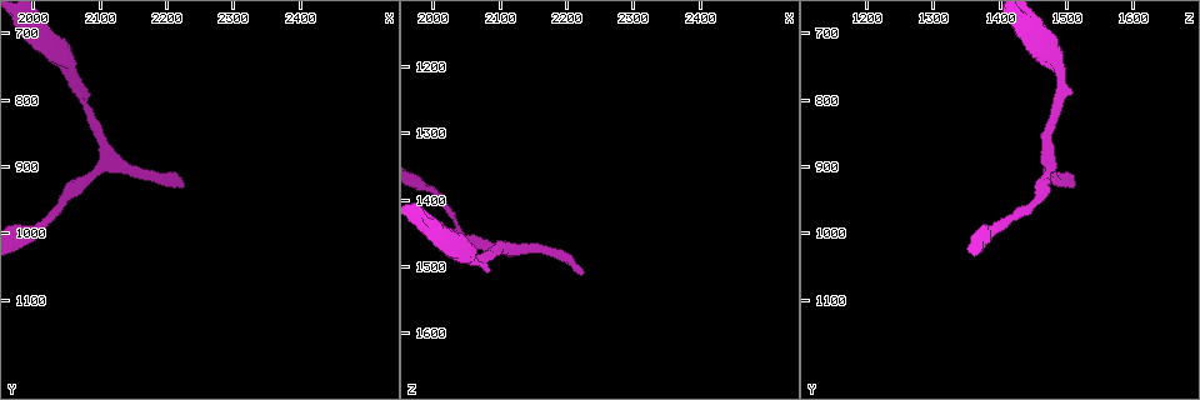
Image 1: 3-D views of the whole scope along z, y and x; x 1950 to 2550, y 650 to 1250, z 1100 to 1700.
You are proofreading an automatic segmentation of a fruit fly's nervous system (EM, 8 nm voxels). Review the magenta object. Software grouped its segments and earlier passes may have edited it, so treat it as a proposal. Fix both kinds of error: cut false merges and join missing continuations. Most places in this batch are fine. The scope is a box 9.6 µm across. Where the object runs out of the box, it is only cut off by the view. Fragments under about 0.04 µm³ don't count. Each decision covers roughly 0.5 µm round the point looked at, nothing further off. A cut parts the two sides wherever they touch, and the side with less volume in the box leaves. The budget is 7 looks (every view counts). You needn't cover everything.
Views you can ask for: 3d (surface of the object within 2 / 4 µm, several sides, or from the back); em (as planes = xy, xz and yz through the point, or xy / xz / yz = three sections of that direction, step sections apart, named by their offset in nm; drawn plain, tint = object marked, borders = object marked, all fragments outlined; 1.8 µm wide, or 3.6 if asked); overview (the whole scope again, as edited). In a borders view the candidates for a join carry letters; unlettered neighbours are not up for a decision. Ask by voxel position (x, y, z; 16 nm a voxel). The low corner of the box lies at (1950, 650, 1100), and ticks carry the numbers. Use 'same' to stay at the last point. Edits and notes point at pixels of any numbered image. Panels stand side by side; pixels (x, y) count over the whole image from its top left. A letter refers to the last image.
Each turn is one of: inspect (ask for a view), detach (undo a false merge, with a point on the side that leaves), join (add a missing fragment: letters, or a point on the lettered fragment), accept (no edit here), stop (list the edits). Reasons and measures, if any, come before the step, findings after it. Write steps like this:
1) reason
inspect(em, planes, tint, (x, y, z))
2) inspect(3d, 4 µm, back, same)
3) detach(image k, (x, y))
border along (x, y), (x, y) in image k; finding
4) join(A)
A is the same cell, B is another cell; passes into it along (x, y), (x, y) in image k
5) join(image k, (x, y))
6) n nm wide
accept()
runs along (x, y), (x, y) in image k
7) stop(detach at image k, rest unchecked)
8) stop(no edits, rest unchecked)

sudden change in width
inspect(3d, 2 µm, back, (2055, 750, 1490))

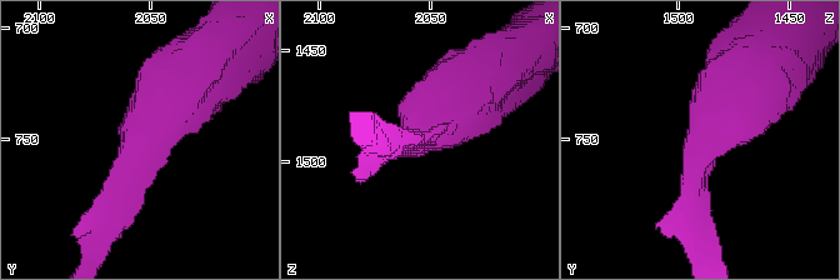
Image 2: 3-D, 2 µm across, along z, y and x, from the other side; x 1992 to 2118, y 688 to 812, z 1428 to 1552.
arms of 160, 550 nm; now the EM
inspect(em, planes, tint, (2057, 751, 1488))

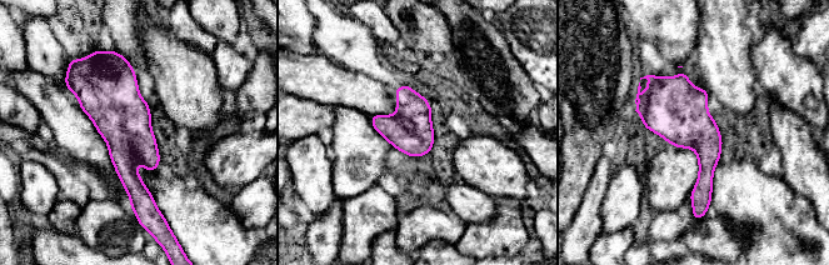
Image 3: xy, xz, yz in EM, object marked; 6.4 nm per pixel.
see the neighbours
inspect(em, planes, borders, same)

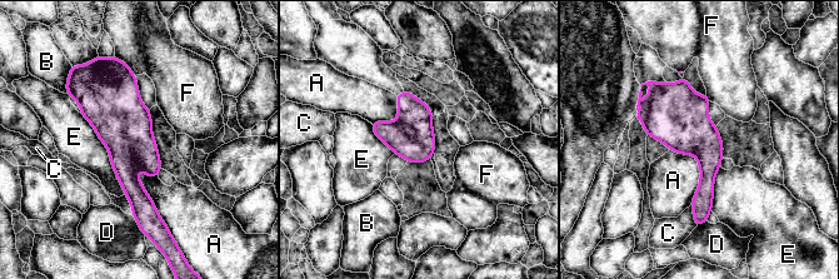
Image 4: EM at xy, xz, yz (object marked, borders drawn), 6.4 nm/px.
E touches over 600 nm
accept()
A, B, C, D, E and F are other cells; border along (138, 168), (138, 180), (165, 223) in image 4; all the same cell

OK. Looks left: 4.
branch point
inspect(em, 3.6 µm, yz, step 8, tint, (2105, 880, 1470))

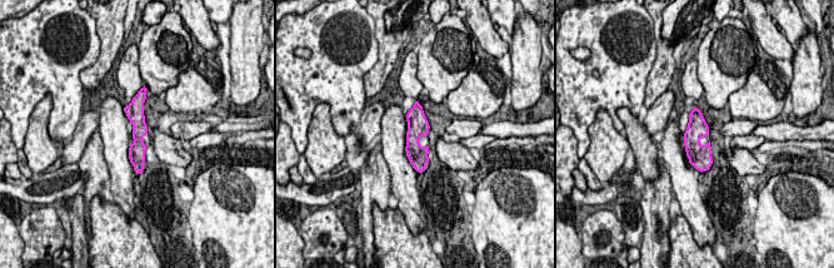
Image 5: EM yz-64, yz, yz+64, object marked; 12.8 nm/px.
see the neighbours
inspect(em, 3.6 µm, yz, step 8, borders, same)

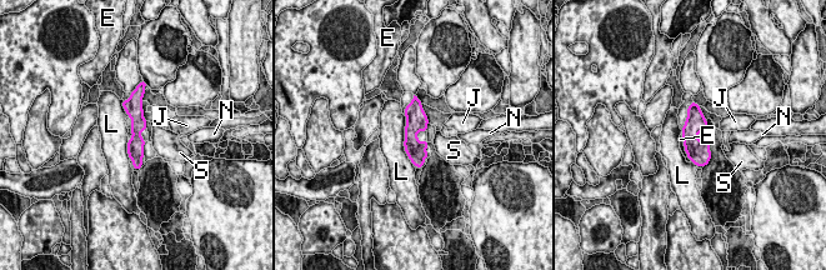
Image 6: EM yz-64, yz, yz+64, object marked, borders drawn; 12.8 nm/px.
accept()
E, J, L, N and S are other cells; runs along (139, 98), (136, 100), (136, 165) in image 6; one cell here

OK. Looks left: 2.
branch stops here
inspect(em, xz, step 16, plain, (2220, 930, 1510))

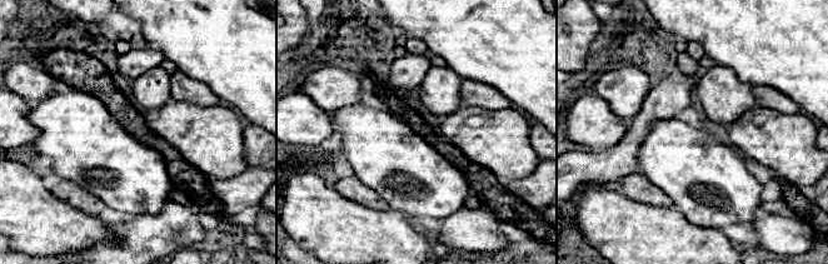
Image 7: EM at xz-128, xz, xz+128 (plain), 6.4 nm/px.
what lies round it
inspect(em, xz, step 16, borders, same)

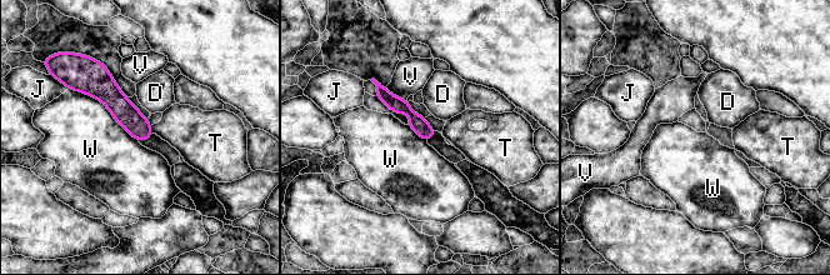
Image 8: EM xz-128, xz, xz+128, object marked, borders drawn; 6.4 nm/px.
accept()
D, J, T, V and W are other cells; runs along (104, 73), (104, 88), (146, 135) in image 8; no lettered fragment goes on from it

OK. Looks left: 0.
stop(no edits, rest unchecked)

